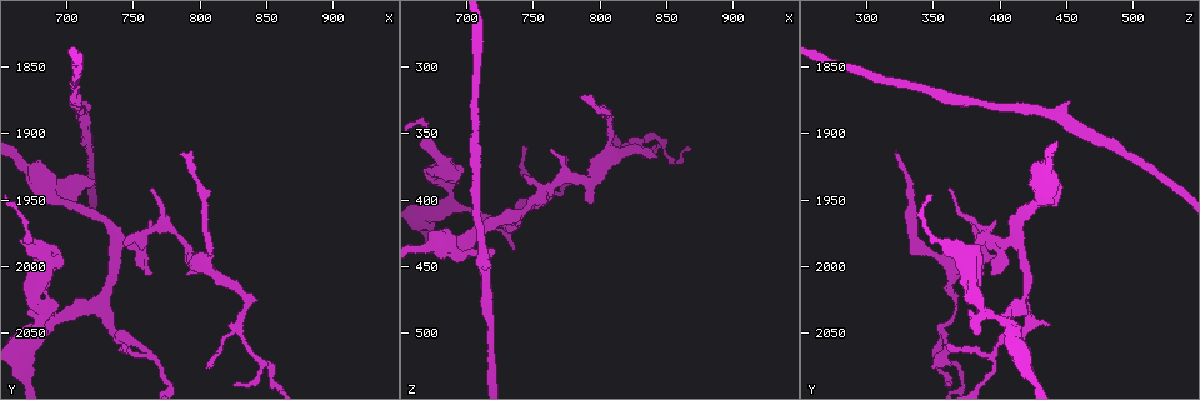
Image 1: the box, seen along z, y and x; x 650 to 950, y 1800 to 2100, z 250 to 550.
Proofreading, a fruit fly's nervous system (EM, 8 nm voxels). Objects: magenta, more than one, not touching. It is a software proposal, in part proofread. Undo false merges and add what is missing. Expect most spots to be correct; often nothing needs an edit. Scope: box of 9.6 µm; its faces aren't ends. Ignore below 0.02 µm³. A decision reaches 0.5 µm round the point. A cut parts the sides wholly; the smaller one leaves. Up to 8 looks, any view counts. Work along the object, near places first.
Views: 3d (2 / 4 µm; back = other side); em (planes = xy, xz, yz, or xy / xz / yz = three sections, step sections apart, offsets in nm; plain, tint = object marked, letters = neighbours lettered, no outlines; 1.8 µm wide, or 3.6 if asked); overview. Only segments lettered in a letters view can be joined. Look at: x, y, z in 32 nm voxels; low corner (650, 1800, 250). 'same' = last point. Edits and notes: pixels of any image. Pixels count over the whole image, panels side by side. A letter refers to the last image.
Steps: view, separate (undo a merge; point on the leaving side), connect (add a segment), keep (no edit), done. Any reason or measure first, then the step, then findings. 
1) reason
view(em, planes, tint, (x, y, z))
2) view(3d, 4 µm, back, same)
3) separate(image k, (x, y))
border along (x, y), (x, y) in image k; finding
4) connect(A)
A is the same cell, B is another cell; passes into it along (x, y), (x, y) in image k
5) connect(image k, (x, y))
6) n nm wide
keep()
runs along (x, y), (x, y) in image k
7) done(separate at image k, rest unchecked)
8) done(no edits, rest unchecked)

free end
view(3d, 2 µm, (706, 1946, 438))

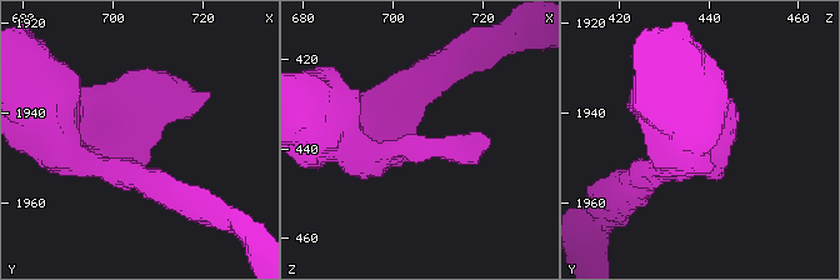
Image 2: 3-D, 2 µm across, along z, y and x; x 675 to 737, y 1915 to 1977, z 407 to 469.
view(em, planes, letters, (706, 1946, 440))

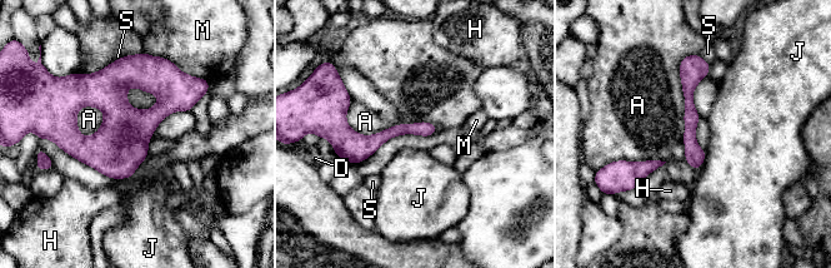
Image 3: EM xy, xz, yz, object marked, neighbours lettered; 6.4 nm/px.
keep()
A, D, H, J, M and S are other cells; runs along (689, 59), (690, 144), (696, 164) in image 3; no lettered segment goes on from it

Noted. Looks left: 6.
free end
view(3d, 2 µm, (804, 2078, 350))

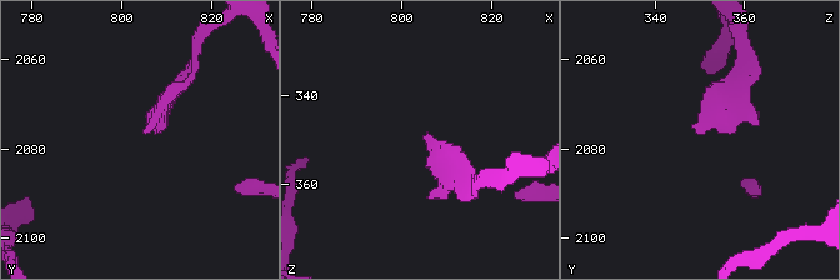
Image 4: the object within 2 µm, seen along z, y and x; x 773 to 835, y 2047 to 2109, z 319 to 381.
now the EM
view(em, xz, step 4, letters, (806, 2077, 350))

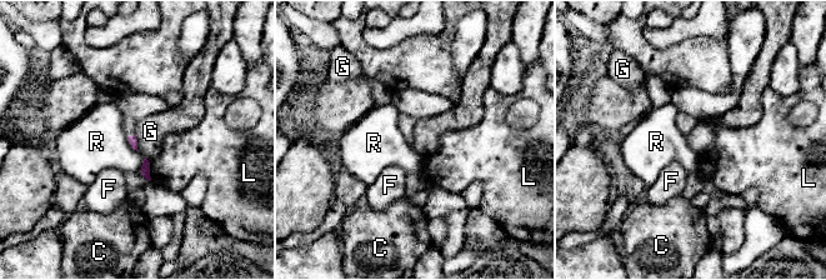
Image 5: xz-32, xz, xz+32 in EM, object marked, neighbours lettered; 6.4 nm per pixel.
keep()
C, F, G, L and R are other cells; border along (134, 135), (138, 150) in image 5; no lettered segment goes on from it

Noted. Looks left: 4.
thick turns thin
view(3d, 2 µm, (682, 1996, 374))

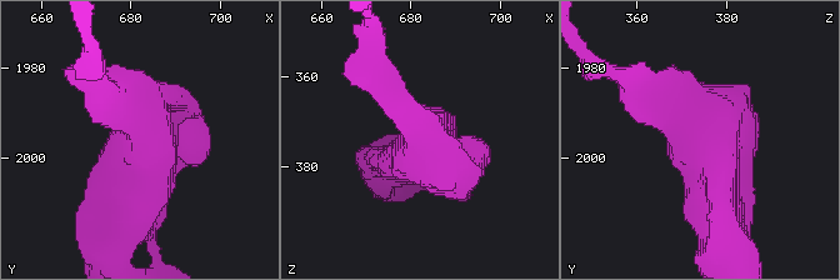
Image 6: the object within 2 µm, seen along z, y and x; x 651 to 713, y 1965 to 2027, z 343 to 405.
view(em, planes, letters, (682, 1995, 375))

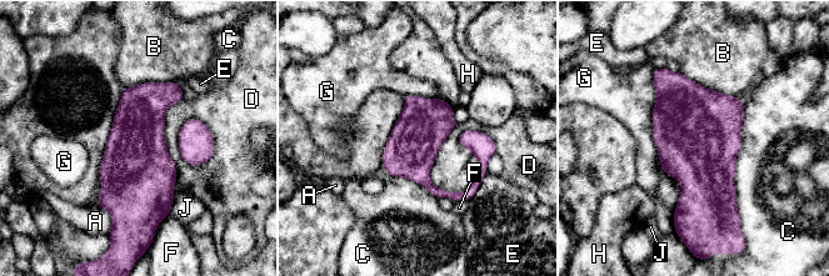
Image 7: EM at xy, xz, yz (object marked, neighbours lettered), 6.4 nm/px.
keep()
A, B, C, D, E, F, G, H and J are other cells; border along (190, 118), (213, 139), (198, 166) in image 7; one neuron here

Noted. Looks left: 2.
long arm stops here
view(3d, 2 µm, back, (786, 1914, 324))

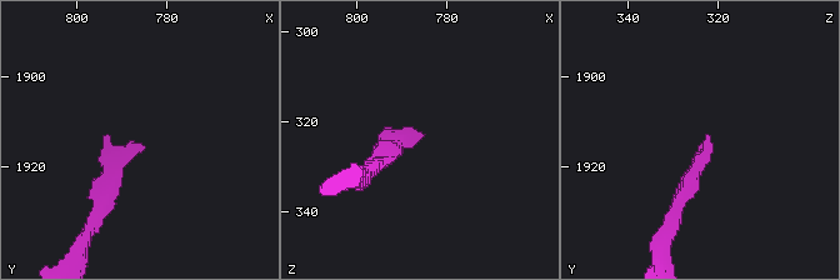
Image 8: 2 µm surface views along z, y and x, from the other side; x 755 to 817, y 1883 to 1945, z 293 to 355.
now the EM
view(em, planes, letters, (786, 1916, 323))

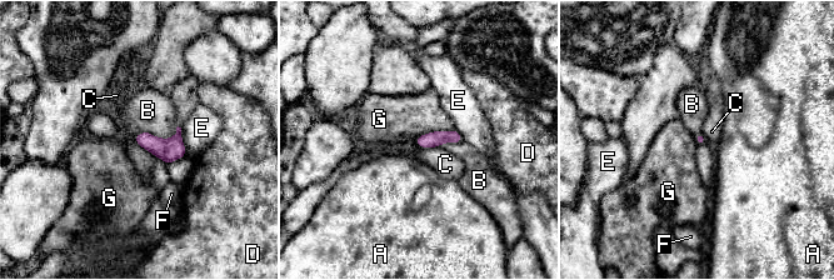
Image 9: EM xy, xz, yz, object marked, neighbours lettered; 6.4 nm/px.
keep()
A, B, C, D, E, F and G are other cells; border along (454, 128), (428, 131), (414, 139) in image 9; none of them fits

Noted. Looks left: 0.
done(no edits, rest unchecked)

